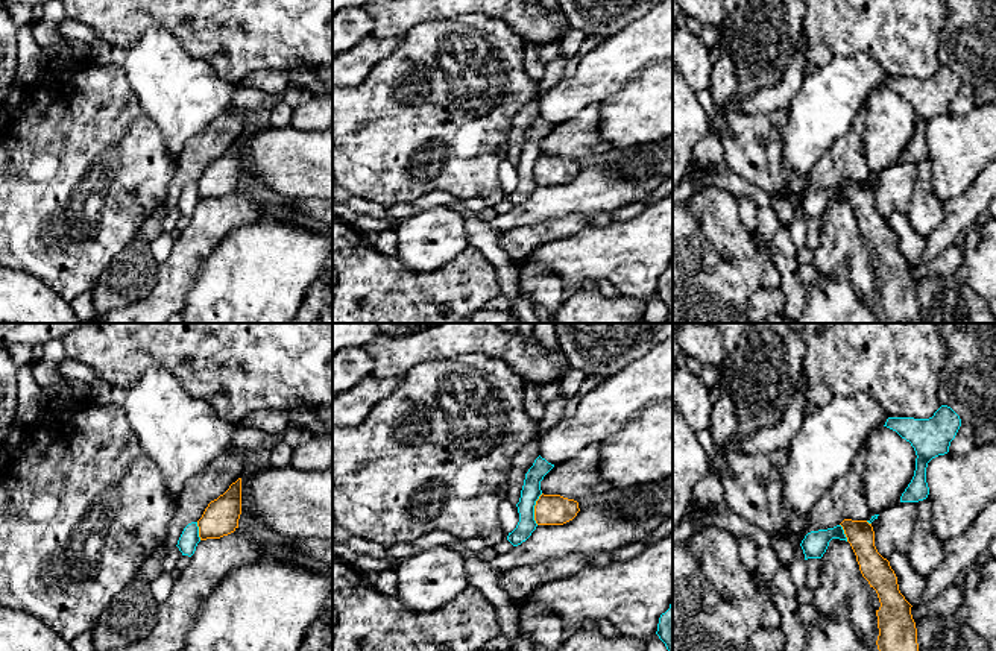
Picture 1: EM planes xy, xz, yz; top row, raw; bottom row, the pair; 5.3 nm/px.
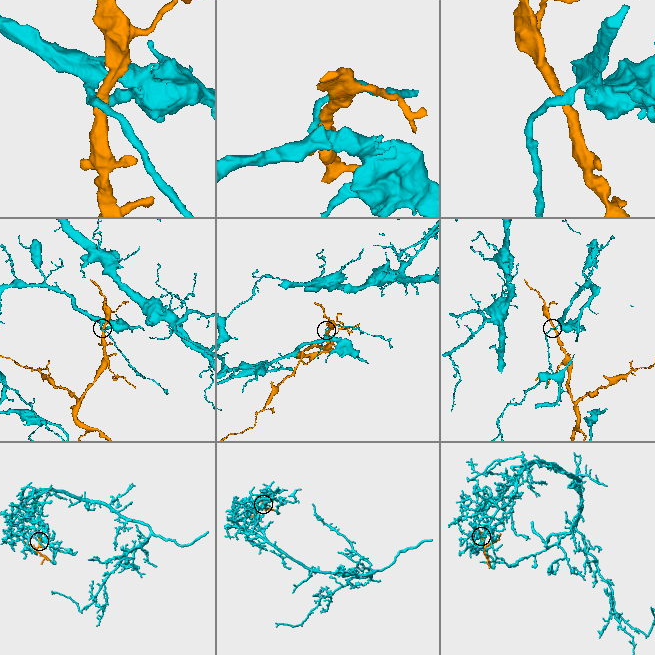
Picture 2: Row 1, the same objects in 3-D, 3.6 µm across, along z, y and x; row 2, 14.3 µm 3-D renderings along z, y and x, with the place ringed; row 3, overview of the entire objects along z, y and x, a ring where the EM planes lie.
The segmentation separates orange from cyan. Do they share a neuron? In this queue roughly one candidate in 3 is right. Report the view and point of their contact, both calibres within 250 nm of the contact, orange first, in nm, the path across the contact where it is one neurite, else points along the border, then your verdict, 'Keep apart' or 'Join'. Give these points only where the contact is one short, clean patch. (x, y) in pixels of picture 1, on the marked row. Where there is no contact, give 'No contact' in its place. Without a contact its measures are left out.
Touches orange at xz (535, 509). Thickness 160 nm (orange) against 100 nm. Boundary: xz (542, 493), (535, 506), (536, 524). Keep apart

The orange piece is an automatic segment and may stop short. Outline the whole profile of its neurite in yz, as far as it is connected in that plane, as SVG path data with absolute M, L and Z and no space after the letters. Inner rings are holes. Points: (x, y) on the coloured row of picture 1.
M844 519L840 524L850 543L859 571L878 593L881 607L876 610L879 651L919 651L917 628L911 604L899 590L897 577L875 546L875 531L867 520Z

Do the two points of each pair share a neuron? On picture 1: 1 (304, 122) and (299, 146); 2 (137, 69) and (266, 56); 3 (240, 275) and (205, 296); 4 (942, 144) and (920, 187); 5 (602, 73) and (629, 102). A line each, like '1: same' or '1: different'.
1: different
2: different
3: same
4: different
5: different

